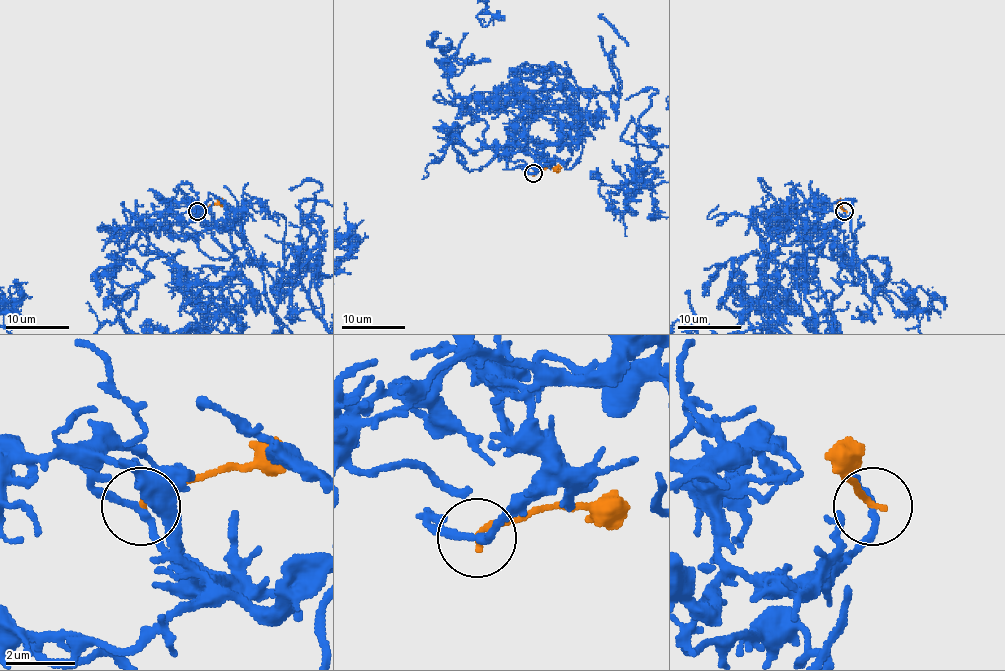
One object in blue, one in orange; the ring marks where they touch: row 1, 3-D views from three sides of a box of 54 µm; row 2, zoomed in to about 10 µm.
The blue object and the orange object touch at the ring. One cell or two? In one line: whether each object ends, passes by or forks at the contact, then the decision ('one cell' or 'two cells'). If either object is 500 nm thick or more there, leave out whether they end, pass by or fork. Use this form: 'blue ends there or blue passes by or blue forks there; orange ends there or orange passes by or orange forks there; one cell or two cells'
blue passes by; orange ends there; two cells

